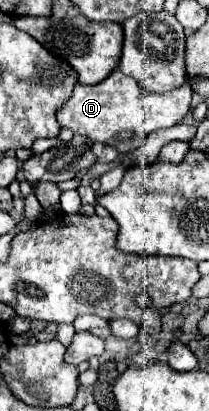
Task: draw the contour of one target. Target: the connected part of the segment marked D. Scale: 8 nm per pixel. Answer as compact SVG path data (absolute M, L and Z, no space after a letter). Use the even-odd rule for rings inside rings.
M113 70L109 78L95 86L77 84L73 96L57 110L57 122L61 128L71 128L75 134L85 134L93 138L93 142L105 142L115 146L121 152L133 152L141 146L141 142L159 128L171 128L179 124L189 108L191 108L191 86L179 86L179 90L169 90L161 94L149 94L133 82L133 78L121 74L121 70ZM119 132L131 132L133 138L119 140Z

